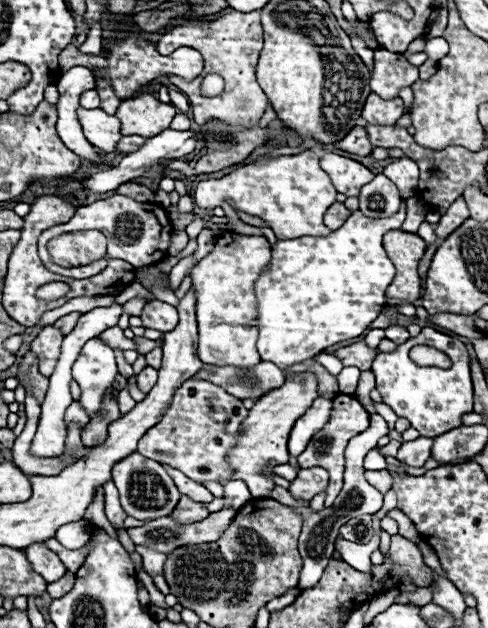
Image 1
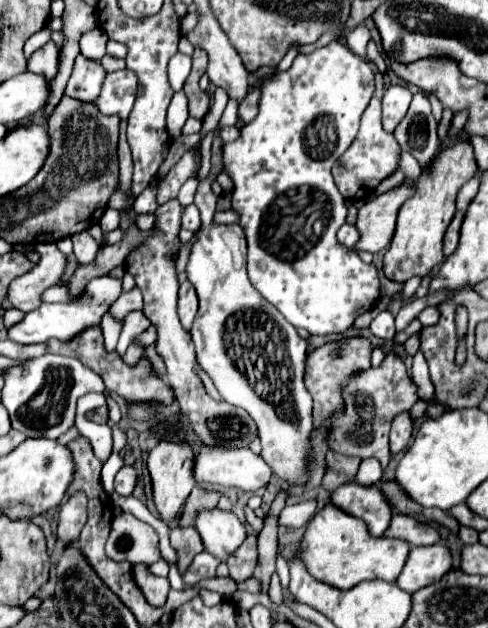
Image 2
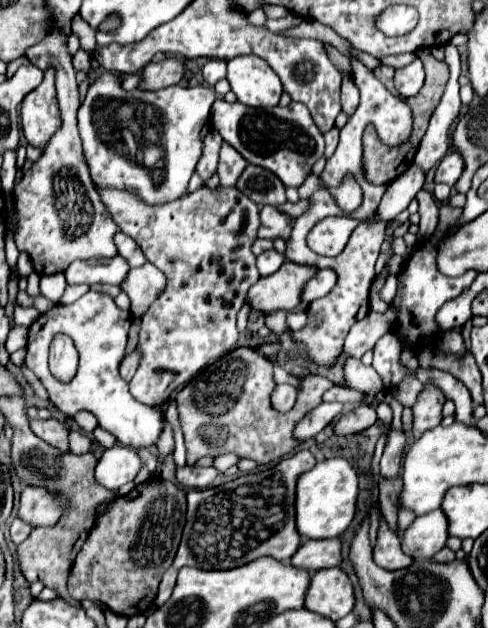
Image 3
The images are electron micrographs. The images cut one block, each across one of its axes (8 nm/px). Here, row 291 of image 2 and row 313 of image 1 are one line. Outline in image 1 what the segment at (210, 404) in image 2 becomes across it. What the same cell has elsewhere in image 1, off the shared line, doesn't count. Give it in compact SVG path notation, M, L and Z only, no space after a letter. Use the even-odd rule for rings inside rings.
M150 300L150 302L146 302L146 306L140 314L140 320L142 320L144 328L170 332L178 324L178 310L166 302Z

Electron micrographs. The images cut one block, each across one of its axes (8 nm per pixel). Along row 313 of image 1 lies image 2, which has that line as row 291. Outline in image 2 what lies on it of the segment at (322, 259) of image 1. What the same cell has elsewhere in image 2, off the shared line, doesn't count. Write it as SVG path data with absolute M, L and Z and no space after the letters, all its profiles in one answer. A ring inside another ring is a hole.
M330 42L328 46L318 48L312 54L300 54L294 60L294 64L290 66L290 70L278 72L278 74L272 74L270 78L266 78L264 84L262 84L262 98L260 98L258 116L240 130L240 136L234 142L224 144L222 150L220 150L220 154L222 154L222 172L228 174L234 182L232 208L240 214L240 226L244 228L246 240L248 240L248 276L250 276L250 282L272 306L276 306L284 314L284 318L294 328L306 328L312 336L330 336L330 334L340 334L344 330L348 330L354 324L356 316L360 316L364 312L370 312L372 306L376 304L376 300L380 298L380 278L378 278L376 266L374 264L364 264L354 250L348 250L348 248L340 246L338 240L336 240L336 232L340 230L342 224L346 224L346 212L344 212L346 204L344 204L344 198L338 192L338 188L332 180L332 174L330 174L330 168L334 166L334 162L352 144L352 140L358 132L360 116L362 116L364 108L368 106L372 94L374 94L374 70L372 70L370 62L356 56L346 44Z

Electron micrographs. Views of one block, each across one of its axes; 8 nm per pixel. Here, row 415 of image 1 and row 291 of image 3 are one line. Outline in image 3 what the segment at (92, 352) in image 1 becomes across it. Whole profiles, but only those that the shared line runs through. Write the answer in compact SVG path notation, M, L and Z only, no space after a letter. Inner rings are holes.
M88 290L70 306L52 306L46 314L40 314L40 318L30 326L26 366L40 378L52 404L60 412L74 416L78 410L90 410L98 418L98 424L104 430L112 432L120 444L132 448L150 448L158 442L164 430L164 404L148 406L134 400L134 396L128 392L128 382L118 372L126 350L128 330L130 312L120 310L108 294ZM42 320L46 320L44 326ZM56 334L68 334L74 340L80 356L78 372L70 382L60 382L48 370L48 348Z

